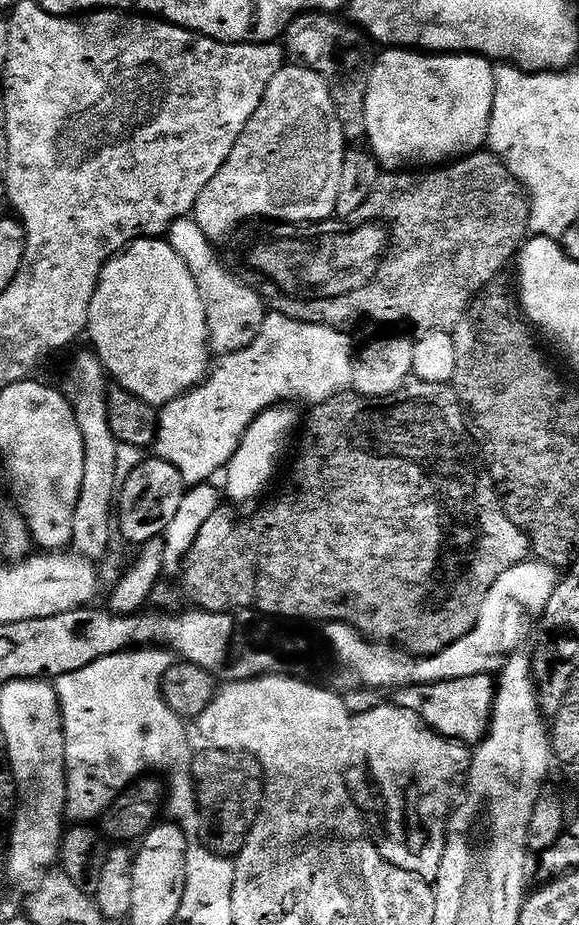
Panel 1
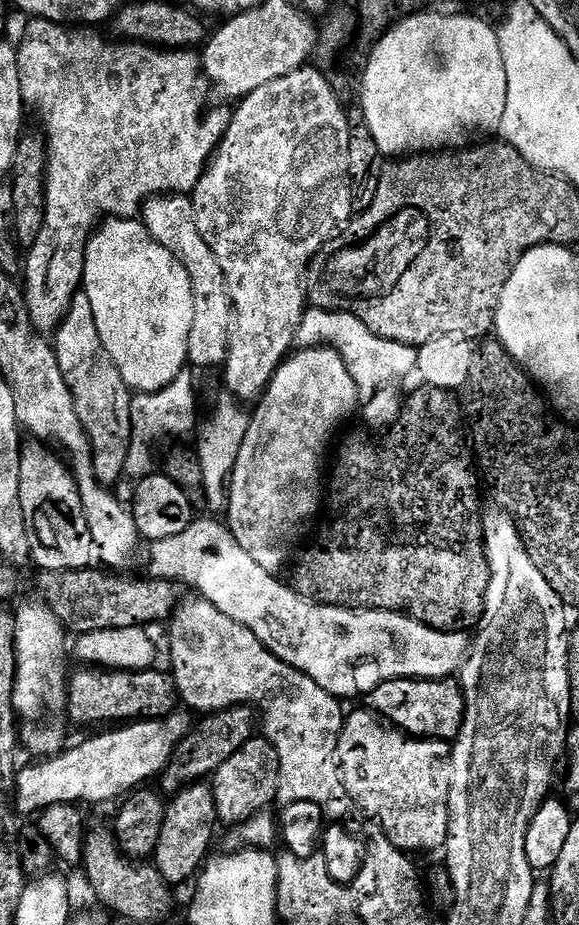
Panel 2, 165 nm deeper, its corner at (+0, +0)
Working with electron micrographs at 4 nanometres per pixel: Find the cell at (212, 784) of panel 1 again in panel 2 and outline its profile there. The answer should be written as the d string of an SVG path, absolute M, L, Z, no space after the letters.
M254 738L238 750L238 754L226 758L222 766L211 777L212 796L216 799L216 815L219 823L243 826L265 811L264 808L276 799L279 778L279 760L274 746L265 738Z

